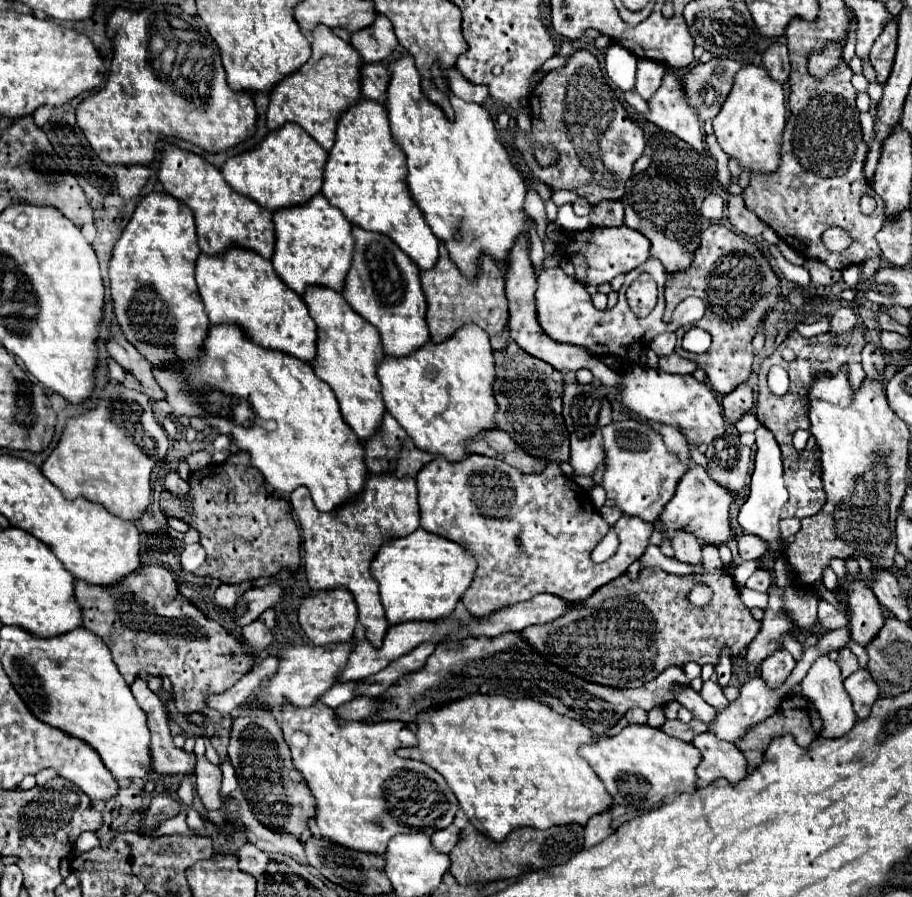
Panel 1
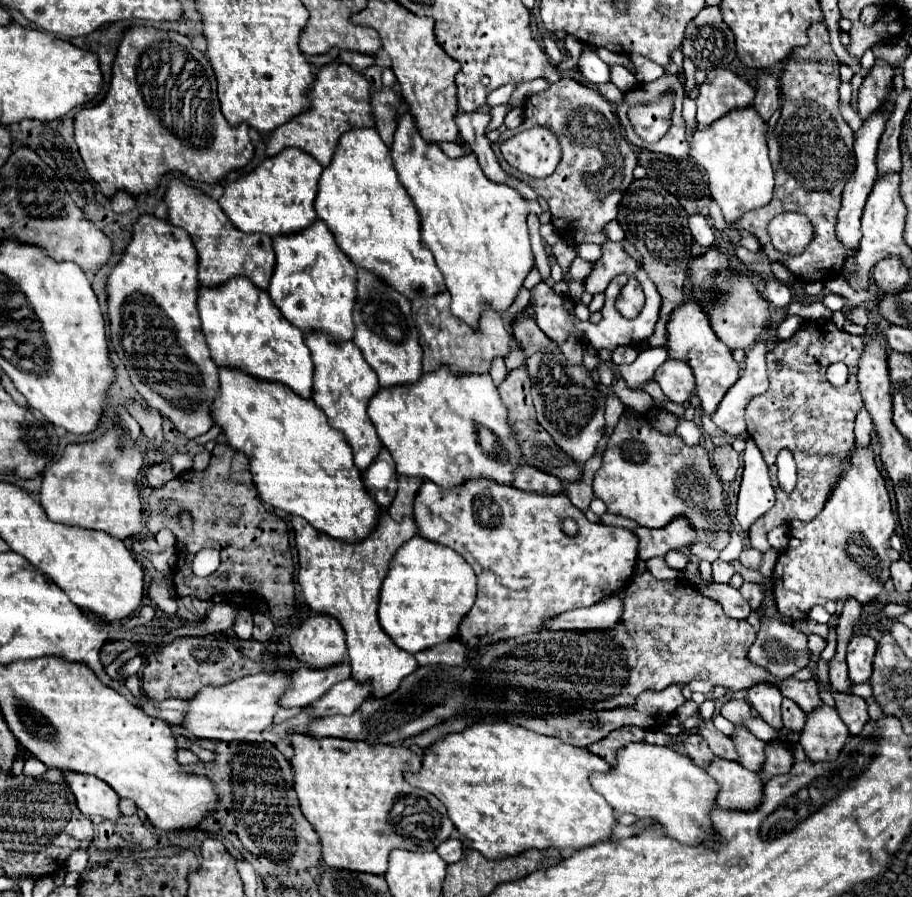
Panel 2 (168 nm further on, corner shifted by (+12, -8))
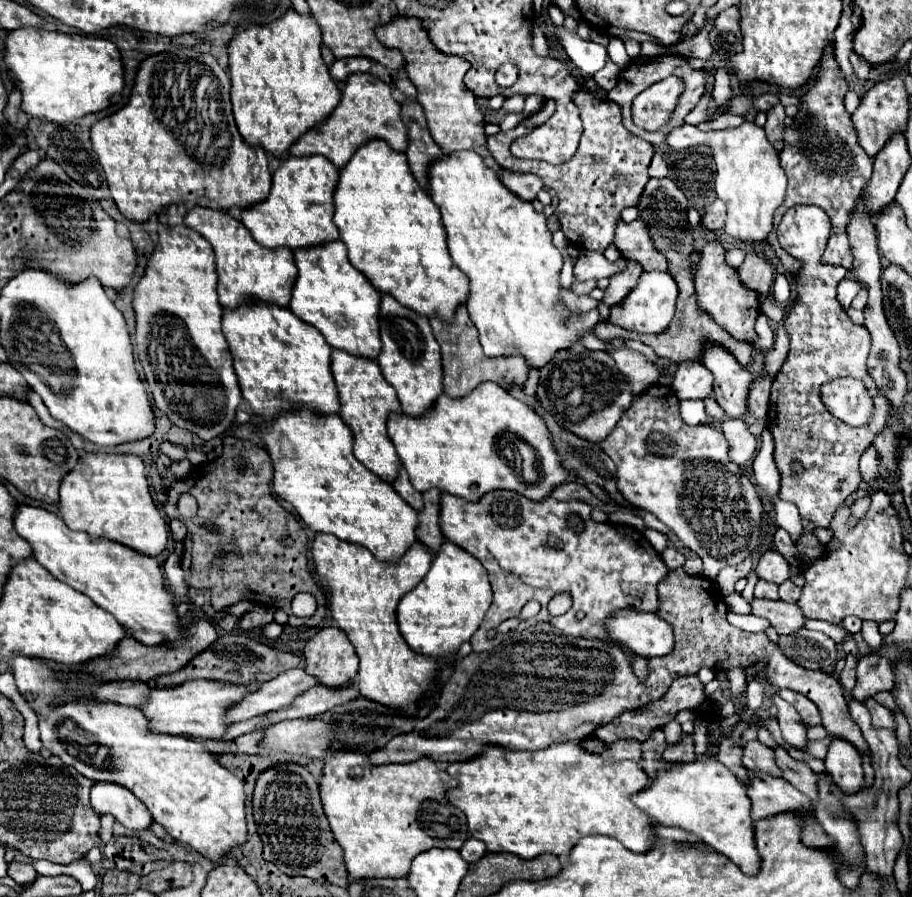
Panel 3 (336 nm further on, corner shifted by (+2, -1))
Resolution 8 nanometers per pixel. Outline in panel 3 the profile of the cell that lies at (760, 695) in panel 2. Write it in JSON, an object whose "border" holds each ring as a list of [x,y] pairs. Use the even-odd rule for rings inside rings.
{"border":[[[777,694],[773,696],[773,704],[777,706],[777,722],[781,726],[783,740],[789,746],[797,748],[797,750],[805,750],[807,748],[807,742],[809,742],[807,740],[807,734],[805,734],[807,732],[807,726],[803,724],[803,720],[797,714],[797,710],[789,702],[781,700]]]}

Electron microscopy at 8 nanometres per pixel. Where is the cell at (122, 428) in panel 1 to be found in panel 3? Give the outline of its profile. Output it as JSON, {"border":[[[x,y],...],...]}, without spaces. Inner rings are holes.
{"border":[[[85,454],[59,488],[59,514],[71,530],[87,532],[91,540],[113,540],[133,550],[159,556],[167,546],[167,520],[161,516],[149,494],[145,464],[139,456],[127,454]]]}

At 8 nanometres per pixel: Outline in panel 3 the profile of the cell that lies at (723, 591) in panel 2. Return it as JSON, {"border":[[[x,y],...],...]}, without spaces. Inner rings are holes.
{"border":[[[757,600],[751,602],[753,614],[767,618],[771,626],[781,636],[789,636],[801,628],[805,628],[805,614],[797,604],[787,604],[783,600]]]}

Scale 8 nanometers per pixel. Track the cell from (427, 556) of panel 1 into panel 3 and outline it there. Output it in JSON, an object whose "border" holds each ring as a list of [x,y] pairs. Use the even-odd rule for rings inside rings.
{"border":[[[443,542],[441,550],[433,558],[431,570],[421,580],[421,584],[415,590],[411,590],[409,594],[405,594],[405,598],[401,598],[399,608],[397,608],[397,622],[399,622],[399,630],[405,638],[405,642],[417,654],[423,654],[423,656],[429,656],[435,660],[445,658],[447,662],[453,662],[451,658],[457,654],[459,646],[463,642],[467,642],[473,636],[473,632],[479,628],[489,606],[491,606],[491,584],[487,578],[487,570],[481,566],[481,562],[477,558],[473,558],[459,546],[455,546],[451,542]]]}

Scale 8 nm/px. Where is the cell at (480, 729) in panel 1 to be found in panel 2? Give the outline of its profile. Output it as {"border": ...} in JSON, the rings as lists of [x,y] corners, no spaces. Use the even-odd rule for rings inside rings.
{"border":[[[489,719],[475,721],[471,729],[449,733],[443,741],[435,741],[435,745],[423,753],[421,769],[417,773],[405,773],[405,781],[419,789],[427,789],[427,793],[433,793],[447,807],[449,819],[457,827],[465,847],[477,849],[487,859],[503,859],[525,849],[583,849],[609,839],[617,817],[609,803],[595,793],[589,783],[593,771],[607,769],[609,763],[589,749],[567,745],[559,741],[559,737],[539,735],[509,721]]]}

